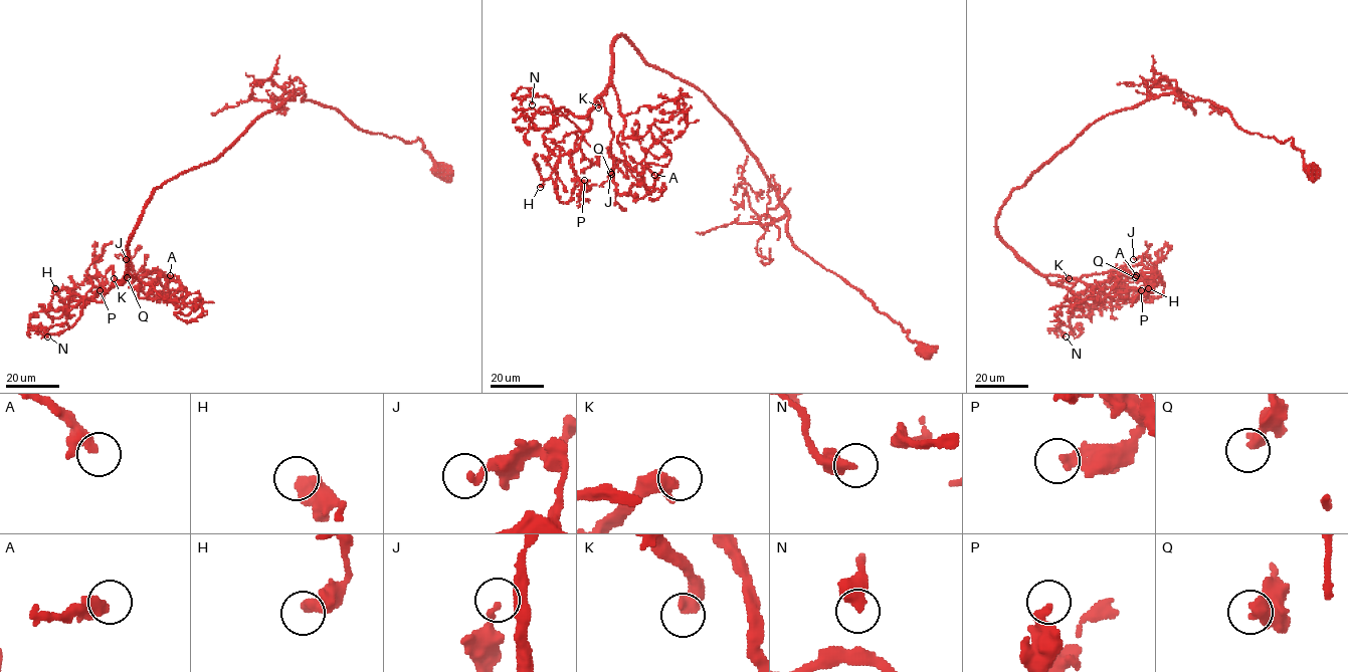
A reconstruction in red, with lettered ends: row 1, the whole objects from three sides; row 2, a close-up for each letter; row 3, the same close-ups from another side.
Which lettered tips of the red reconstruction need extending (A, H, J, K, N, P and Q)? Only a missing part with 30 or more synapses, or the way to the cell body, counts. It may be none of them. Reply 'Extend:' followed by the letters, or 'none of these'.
Extend: K

